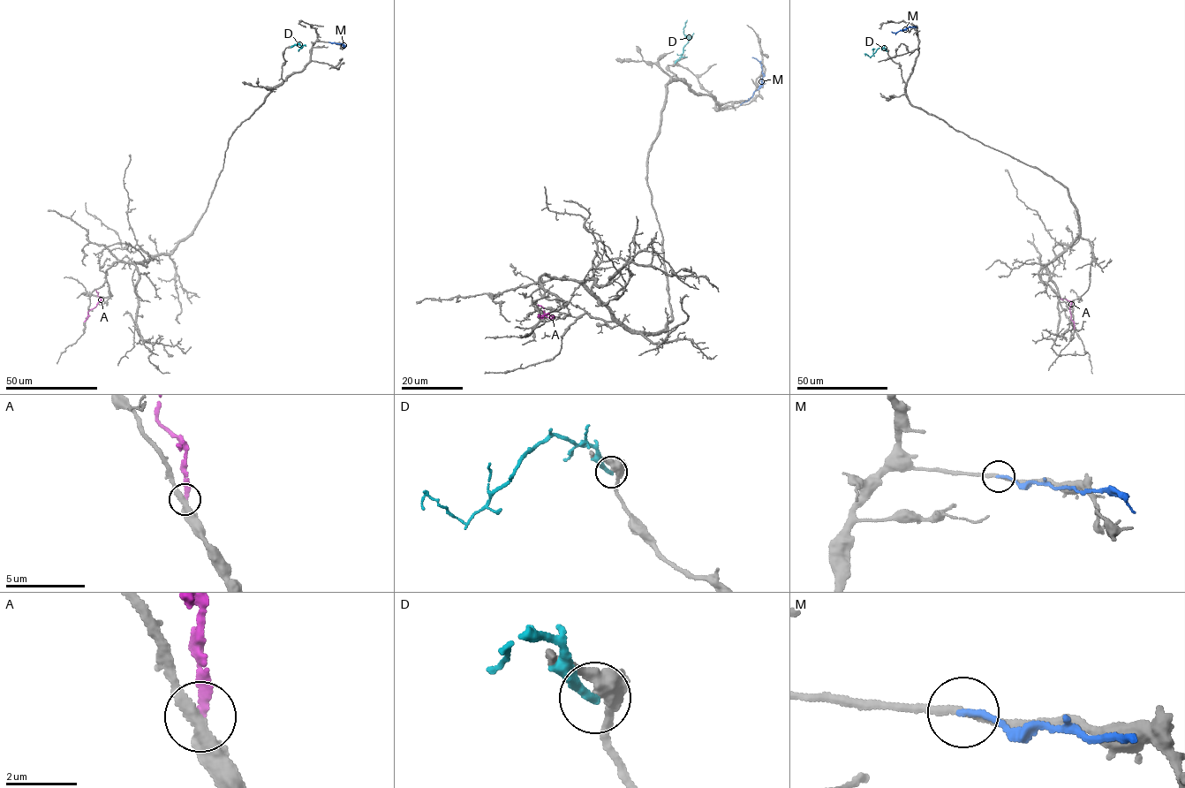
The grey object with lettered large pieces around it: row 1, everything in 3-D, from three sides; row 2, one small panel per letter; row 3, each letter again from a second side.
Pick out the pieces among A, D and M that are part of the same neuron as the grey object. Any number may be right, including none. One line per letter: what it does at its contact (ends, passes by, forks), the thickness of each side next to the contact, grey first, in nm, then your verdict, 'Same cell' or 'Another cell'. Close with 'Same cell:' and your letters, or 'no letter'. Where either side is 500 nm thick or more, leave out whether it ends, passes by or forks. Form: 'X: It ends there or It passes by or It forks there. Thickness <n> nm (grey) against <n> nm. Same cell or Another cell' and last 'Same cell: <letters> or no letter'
A: It ends there. Thickness 360 nm (grey) against 260 nm. Another cell
D: It ends there. Thickness 360 nm (grey) against 280 nm. Another cell
M: It ends there. Thickness 170 nm (grey) against 160 nm. Another cell
Same cell: no letter

